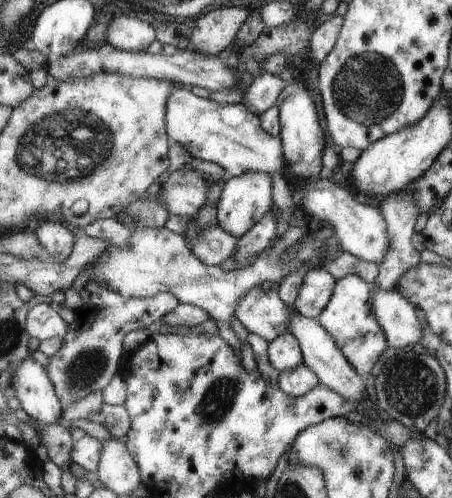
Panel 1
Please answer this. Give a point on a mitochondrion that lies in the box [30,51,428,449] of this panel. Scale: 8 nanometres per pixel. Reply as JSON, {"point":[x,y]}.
{"point":[220,397]}

